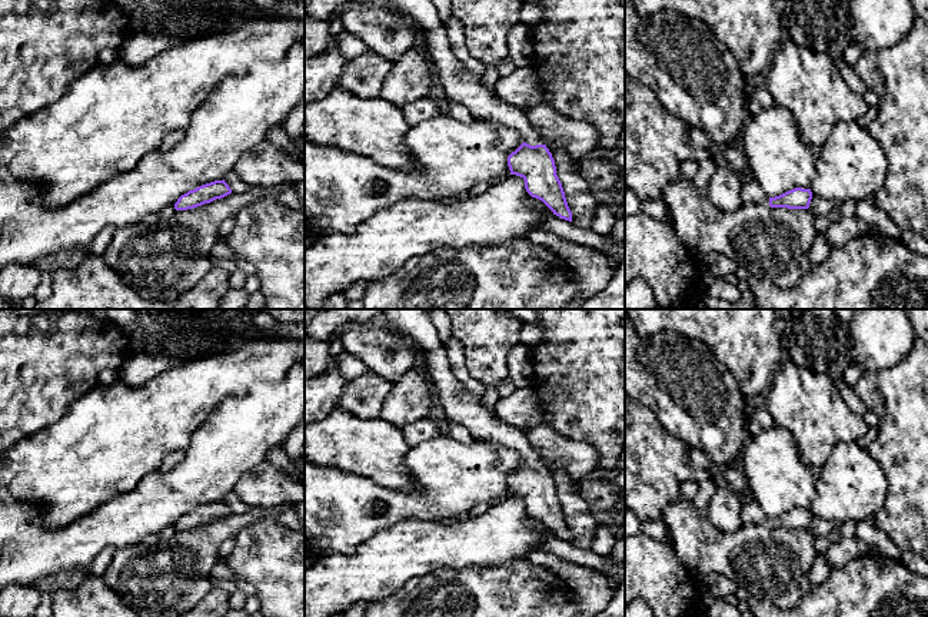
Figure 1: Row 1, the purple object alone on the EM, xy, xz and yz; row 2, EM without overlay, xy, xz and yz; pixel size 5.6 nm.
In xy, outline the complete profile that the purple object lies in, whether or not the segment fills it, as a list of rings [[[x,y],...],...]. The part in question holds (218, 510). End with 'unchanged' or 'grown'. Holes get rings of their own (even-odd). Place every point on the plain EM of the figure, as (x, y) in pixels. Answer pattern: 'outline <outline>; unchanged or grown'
outline [[[214,501],[206,505],[202,505],[187,514],[182,515],[174,524],[176,531],[187,531],[204,524],[210,524],[216,520],[222,520],[232,514],[229,505],[223,501]]]; unchanged

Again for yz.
outline [[[749,497],[742,500],[742,525],[768,525],[771,528],[808,530],[811,520],[811,510],[802,508],[795,508],[775,518],[768,518],[756,500]]]; grown

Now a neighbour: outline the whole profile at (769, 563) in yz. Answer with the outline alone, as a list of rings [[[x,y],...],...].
[[[685,498],[665,508],[662,523],[672,534],[679,561],[695,578],[709,573],[724,574],[751,594],[772,601],[782,610],[795,607],[814,587],[808,574],[818,551],[815,537],[808,530],[742,525],[735,533],[722,533]]]

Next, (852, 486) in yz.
[[[857,441],[838,442],[819,478],[811,512],[829,521],[874,518],[887,500],[888,480],[884,468]]]

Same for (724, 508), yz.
[[[712,467],[712,480],[716,491],[708,502],[706,517],[722,533],[735,533],[741,524],[742,498],[738,495],[724,478],[724,467]]]

